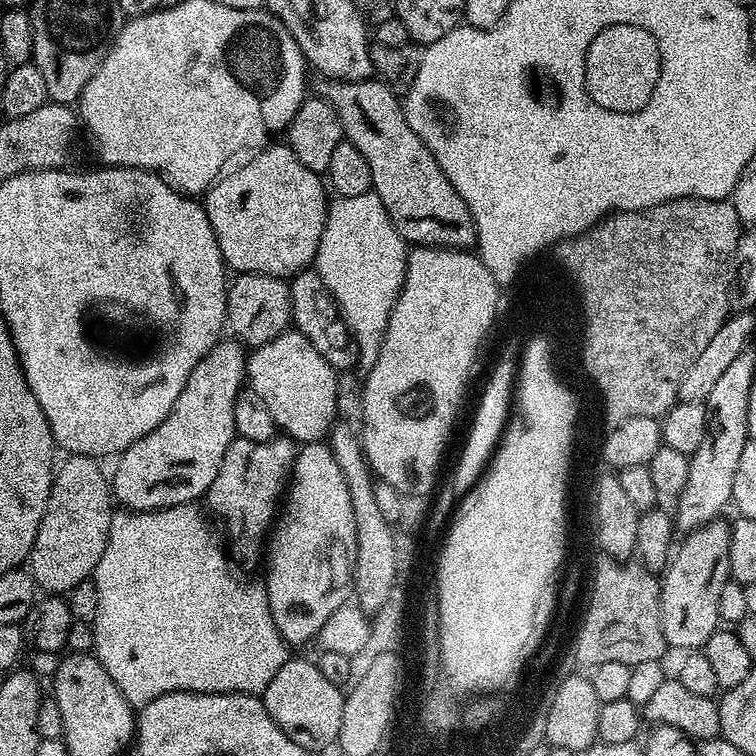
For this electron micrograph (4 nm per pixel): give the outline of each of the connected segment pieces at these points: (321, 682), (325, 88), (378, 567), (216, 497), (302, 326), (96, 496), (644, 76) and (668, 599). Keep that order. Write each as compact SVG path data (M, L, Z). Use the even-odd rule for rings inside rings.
M290 658L280 669L278 674L266 686L262 699L270 718L290 738L290 742L298 742L313 754L320 754L323 748L337 743L342 726L342 706L345 693L341 685L329 682L322 674L319 663L308 660Z
M379 78L325 79L323 83L319 95L334 106L342 122L344 140L362 150L366 162L370 162L372 191L386 206L386 214L400 237L412 246L471 249L477 243L471 212L439 168L434 154L410 130L401 97Z
M337 422L332 425L326 443L334 454L334 462L338 462L338 470L342 470L342 476L346 478L346 490L350 490L350 510L354 510L356 531L356 564L352 568L354 600L365 613L375 614L390 597L391 587L396 584L394 552L397 533L393 525L388 524L382 515L378 498L374 498L376 480L357 429L355 432L350 425Z
M283 434L266 442L237 438L226 450L226 458L222 458L222 466L218 466L218 478L214 478L206 493L206 501L207 511L224 523L223 535L232 539L230 552L233 557L256 560L260 556L261 559L262 545L277 519L278 505L285 495L297 451L297 445Z
M315 270L297 272L291 277L288 289L292 324L308 339L310 346L314 346L314 350L318 350L318 354L322 354L322 358L326 358L326 362L330 362L332 368L343 370L343 368L357 367L356 340L348 329L347 322L340 315L340 308L332 297L332 291L326 286L319 272Z
M69 455L67 459L61 468L59 465L55 469L50 498L44 507L30 557L32 579L37 589L48 594L68 594L95 573L106 550L114 515L110 480L96 465L99 463L91 456Z
M628 23L604 27L584 53L584 77L586 90L598 106L612 113L637 112L650 100L660 77L657 40L648 30Z
M724 518L711 520L701 528L687 533L684 541L670 557L670 563L662 573L660 583L662 633L669 649L700 650L718 630L721 623L718 614L718 593L730 579L729 521Z

